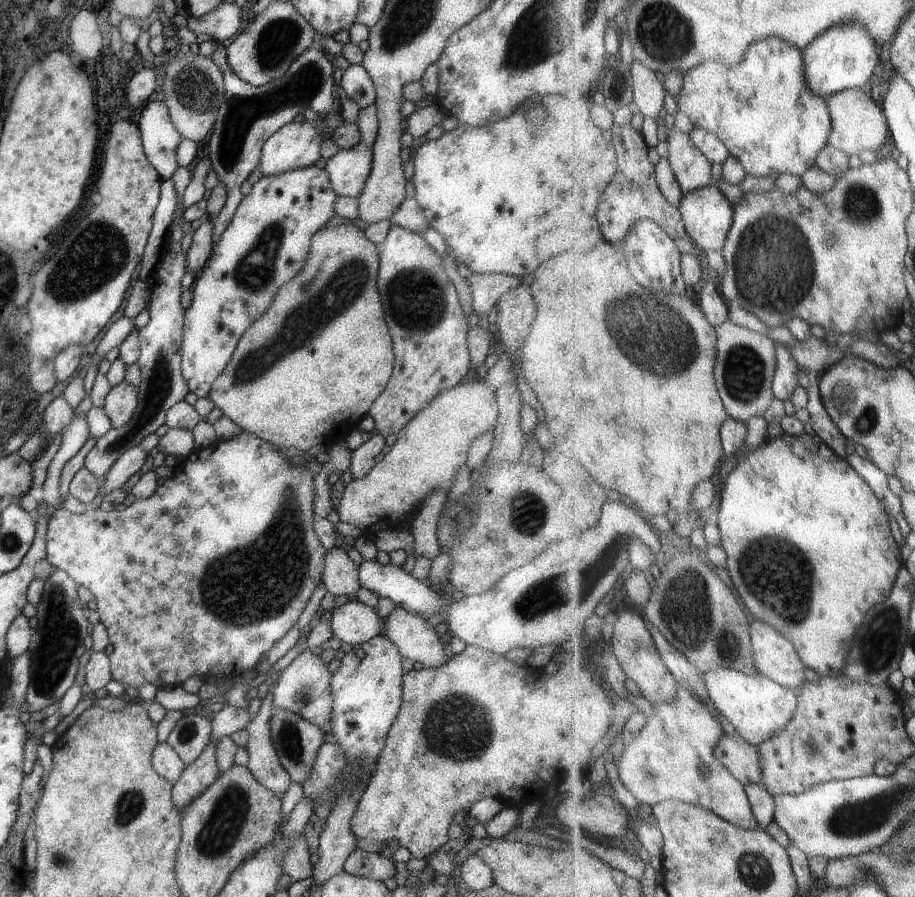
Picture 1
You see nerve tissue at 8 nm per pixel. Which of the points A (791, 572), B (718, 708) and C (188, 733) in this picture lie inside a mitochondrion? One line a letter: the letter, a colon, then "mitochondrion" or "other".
A: mitochondrion
B: other
C: mitochondrion

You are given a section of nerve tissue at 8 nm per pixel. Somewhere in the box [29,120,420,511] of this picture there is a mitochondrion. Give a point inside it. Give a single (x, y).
(312, 314)

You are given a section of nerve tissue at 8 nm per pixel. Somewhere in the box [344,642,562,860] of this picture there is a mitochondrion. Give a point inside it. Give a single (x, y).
(453, 728)

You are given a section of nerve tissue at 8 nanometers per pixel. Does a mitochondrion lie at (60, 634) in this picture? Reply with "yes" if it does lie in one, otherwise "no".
yes

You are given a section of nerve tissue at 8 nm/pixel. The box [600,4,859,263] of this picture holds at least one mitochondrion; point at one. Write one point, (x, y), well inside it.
(665, 35)

